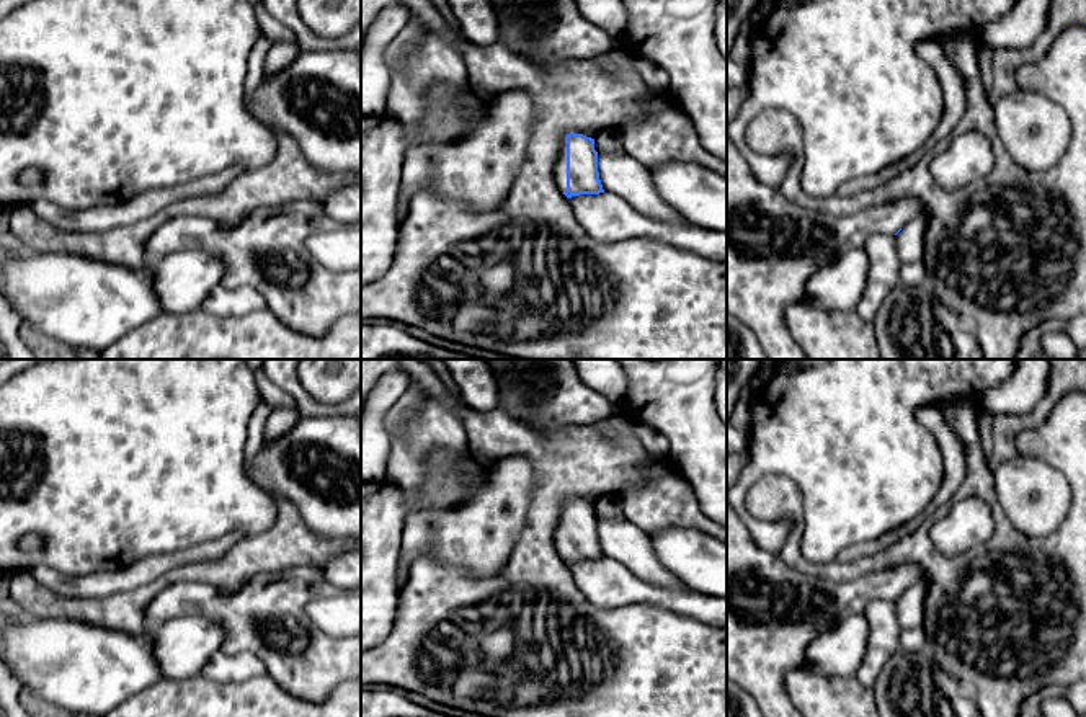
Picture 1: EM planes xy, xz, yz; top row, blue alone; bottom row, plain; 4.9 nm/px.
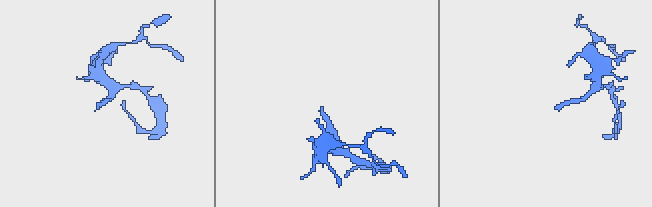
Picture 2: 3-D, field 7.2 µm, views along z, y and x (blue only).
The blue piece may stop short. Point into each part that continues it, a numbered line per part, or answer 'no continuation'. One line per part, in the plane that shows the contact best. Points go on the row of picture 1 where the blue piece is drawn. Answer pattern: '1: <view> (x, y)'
1: xz (560, 165)

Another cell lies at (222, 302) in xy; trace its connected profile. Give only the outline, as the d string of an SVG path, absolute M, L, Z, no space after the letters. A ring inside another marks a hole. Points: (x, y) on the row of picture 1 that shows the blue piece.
M216 286L199 309L216 317L243 317L268 309L268 304L253 287L225 289L224 286Z

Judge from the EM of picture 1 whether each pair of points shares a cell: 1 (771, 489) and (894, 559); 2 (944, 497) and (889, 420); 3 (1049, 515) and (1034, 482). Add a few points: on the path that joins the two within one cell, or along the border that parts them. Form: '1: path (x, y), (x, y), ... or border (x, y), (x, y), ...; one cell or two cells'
1: path (792, 529), (792, 552), (807, 567), (853, 570); one cell
2: border (939, 449), (943, 482), (933, 498), (913, 516); two cells
3: path (1041, 507), (1039, 490); one cell

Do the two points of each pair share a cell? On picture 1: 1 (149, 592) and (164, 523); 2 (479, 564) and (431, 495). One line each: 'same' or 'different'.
1: different
2: different

